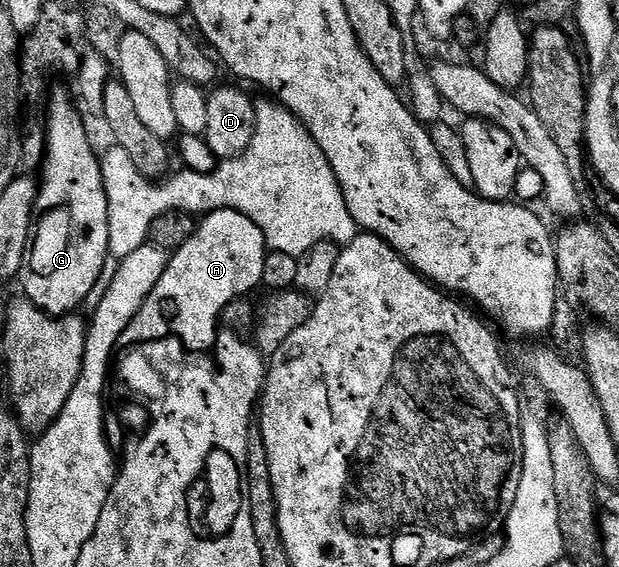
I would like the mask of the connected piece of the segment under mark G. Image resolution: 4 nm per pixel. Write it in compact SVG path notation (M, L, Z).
M64 91L52 95L52 108L46 122L46 154L42 162L44 176L39 176L36 192L38 222L34 238L24 260L19 282L24 282L23 294L47 315L73 314L84 298L96 287L104 262L110 259L108 246L107 195L98 151L88 140L84 128L85 116L76 112Z

